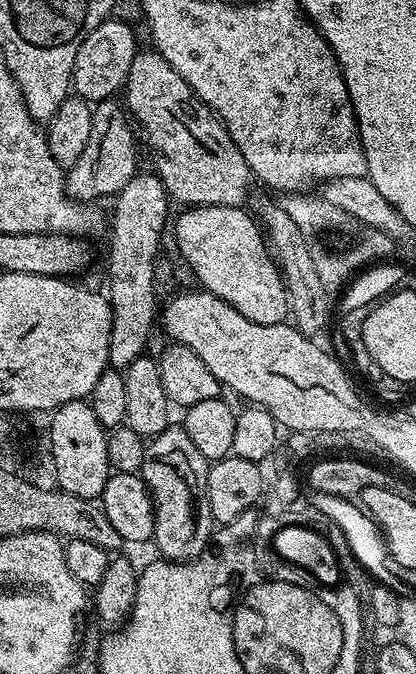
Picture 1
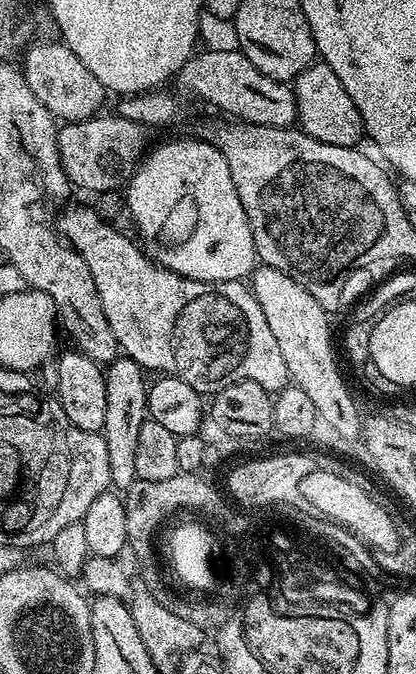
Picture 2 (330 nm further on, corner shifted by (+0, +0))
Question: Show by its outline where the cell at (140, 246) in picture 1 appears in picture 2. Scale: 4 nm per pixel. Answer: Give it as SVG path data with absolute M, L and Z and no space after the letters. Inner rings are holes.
M117 355L111 364L104 368L106 382L106 422L102 435L106 442L106 450L110 457L111 487L116 490L127 490L136 480L134 461L138 459L138 430L142 430L142 422L149 419L148 389L145 369L128 356Z

